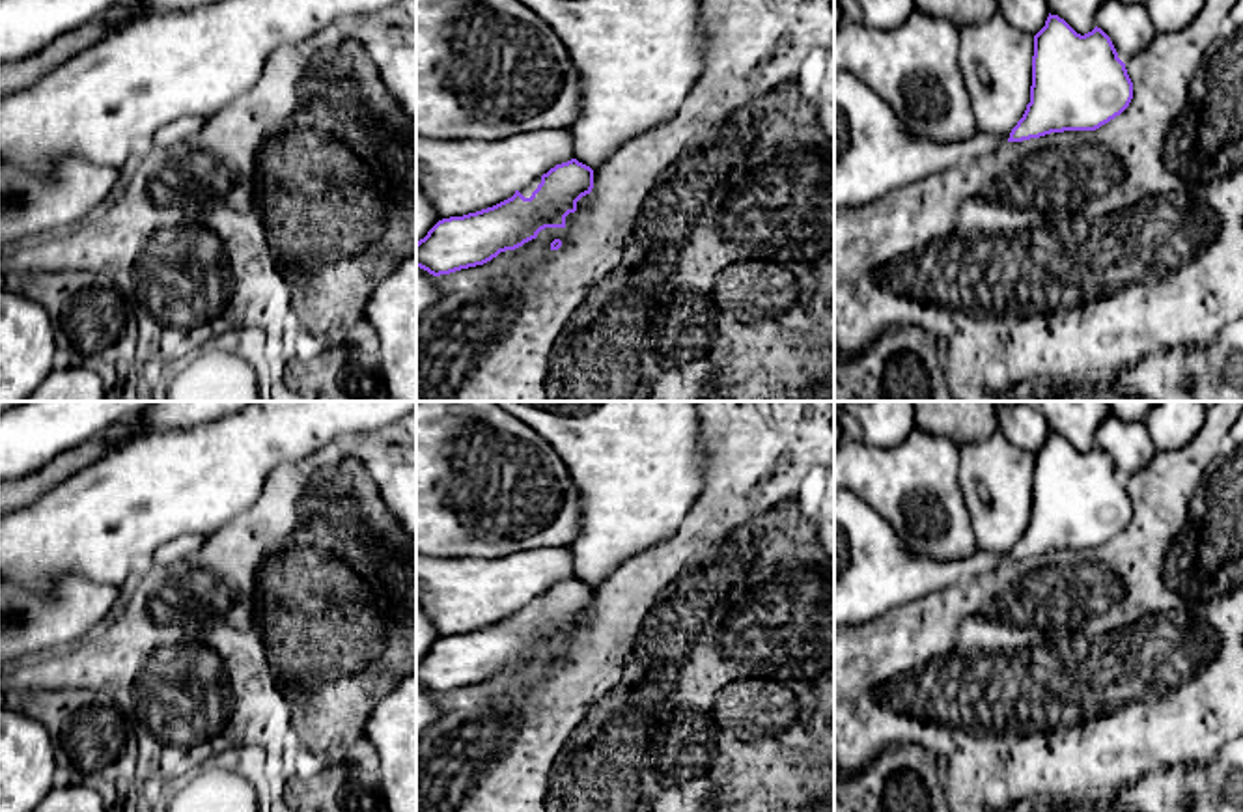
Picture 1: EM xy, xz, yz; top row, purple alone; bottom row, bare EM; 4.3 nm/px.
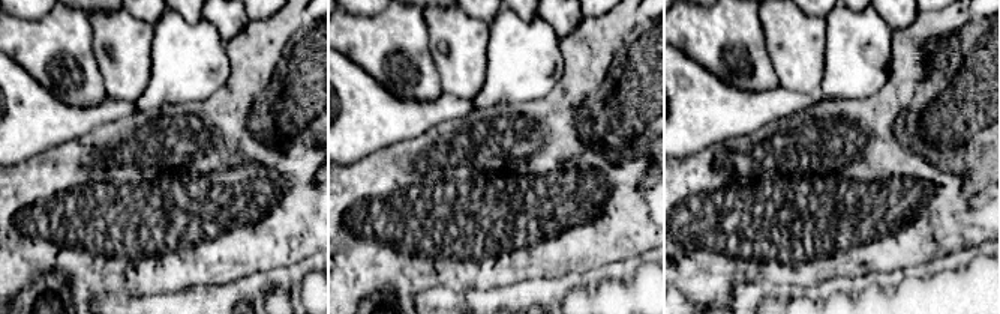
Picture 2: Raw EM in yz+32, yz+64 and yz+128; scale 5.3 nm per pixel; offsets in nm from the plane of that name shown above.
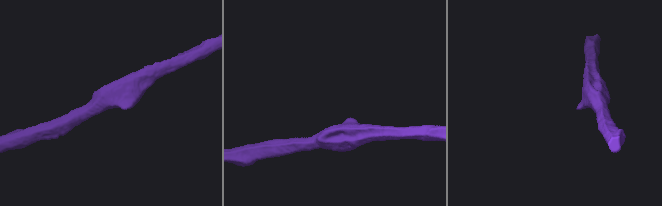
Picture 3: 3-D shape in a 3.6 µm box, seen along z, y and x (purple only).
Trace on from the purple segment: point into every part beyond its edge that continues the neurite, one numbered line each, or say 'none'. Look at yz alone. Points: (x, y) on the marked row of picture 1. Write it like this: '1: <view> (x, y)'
none

